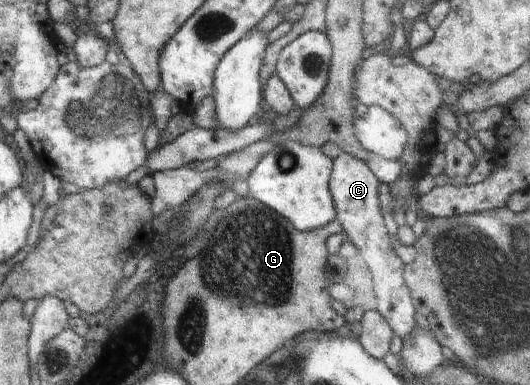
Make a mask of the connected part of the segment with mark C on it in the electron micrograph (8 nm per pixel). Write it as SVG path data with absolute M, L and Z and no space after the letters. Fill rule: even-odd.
M343 151L333 159L330 191L337 208L337 220L342 224L342 233L358 248L373 276L373 292L377 299L375 308L388 320L395 334L404 340L417 327L417 307L410 287L405 286L406 280L403 280L403 261L394 251L394 242L383 220L384 215L380 208L381 190L382 184L365 160Z

